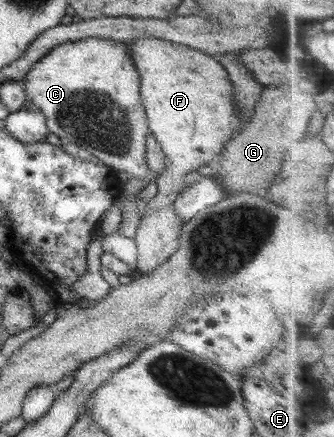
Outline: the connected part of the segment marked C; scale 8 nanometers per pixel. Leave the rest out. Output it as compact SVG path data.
M86 38L60 44L33 63L25 79L27 99L45 115L50 132L83 146L120 176L132 173L149 183L156 181L161 172L150 170L145 158L150 131L140 99L140 74L126 42Z

